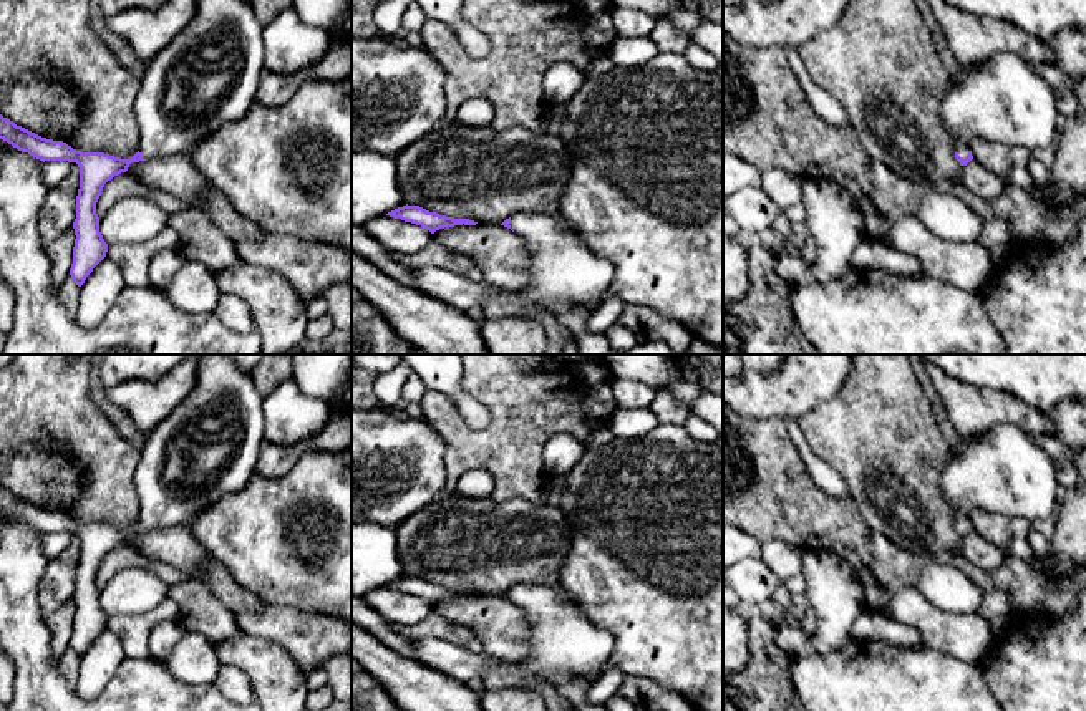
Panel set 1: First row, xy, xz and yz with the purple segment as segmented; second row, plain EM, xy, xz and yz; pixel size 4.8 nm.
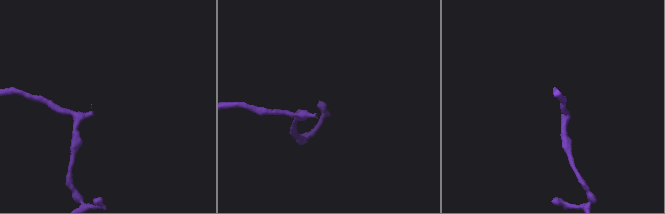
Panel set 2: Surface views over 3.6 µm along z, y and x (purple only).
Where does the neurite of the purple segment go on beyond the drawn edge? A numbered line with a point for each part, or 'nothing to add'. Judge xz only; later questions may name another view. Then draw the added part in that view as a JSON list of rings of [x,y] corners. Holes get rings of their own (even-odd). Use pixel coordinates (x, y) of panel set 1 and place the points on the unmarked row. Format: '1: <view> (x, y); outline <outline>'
1: xz (562, 640); outline [[[517,583],[509,597],[527,615],[531,655],[512,663],[522,676],[536,684],[554,675],[580,676],[590,684],[600,678],[613,635],[594,625],[560,585]]]

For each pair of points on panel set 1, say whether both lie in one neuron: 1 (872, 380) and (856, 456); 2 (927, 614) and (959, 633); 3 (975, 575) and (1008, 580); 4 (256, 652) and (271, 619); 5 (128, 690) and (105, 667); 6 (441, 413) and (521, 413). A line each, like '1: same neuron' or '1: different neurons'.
1: same neuron
2: same neuron
3: same neuron
4: different neurons
5: different neurons
6: same neuron

